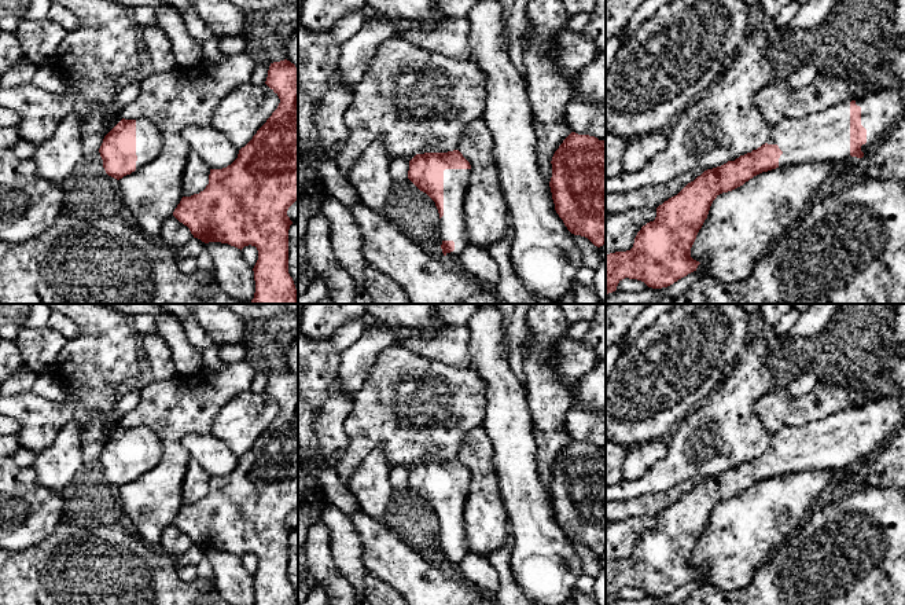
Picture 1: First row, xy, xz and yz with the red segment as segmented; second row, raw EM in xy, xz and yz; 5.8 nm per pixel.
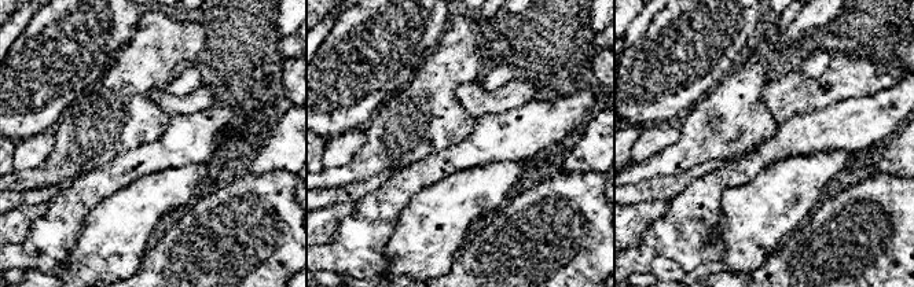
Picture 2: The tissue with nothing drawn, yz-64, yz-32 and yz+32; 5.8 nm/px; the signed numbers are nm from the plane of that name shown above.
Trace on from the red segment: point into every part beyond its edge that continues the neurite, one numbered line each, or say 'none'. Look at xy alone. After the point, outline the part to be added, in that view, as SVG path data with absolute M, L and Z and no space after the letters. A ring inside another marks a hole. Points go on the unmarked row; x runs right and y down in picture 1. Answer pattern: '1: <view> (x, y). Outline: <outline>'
1: xy (149, 448). Outline: M136 428L136 477L154 469L163 454L161 440L147 428Z

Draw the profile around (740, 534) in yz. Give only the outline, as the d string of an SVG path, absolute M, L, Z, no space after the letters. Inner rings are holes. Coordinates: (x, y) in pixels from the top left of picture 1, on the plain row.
M834 469L787 473L762 480L743 494L717 503L691 556L691 565L700 571L696 579L721 591L748 586L772 550L807 518L816 498L831 485L835 474Z

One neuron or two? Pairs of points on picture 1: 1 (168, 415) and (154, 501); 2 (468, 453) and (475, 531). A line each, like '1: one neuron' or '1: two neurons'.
1: one neuron
2: one neuron

